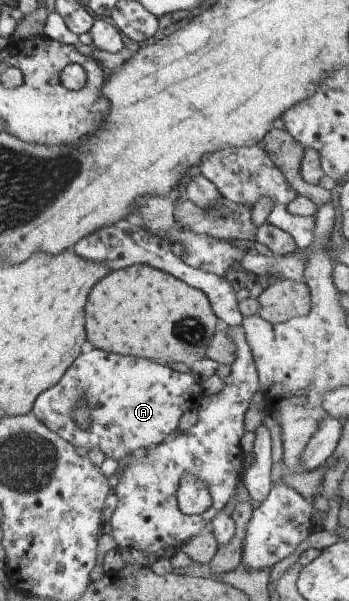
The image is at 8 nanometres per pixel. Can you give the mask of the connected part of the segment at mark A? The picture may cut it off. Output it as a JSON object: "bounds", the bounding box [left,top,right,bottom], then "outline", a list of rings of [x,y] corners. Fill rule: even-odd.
{"bounds":[31,348,203,461],"outline":[[[94,348],[88,353],[81,353],[77,356],[62,379],[35,399],[31,412],[50,431],[62,436],[73,446],[84,447],[88,451],[97,449],[102,451],[106,457],[120,461],[122,457],[130,455],[132,451],[136,451],[140,447],[152,449],[160,445],[174,429],[177,429],[183,413],[194,407],[198,408],[203,397],[200,380],[190,374],[178,373],[144,357],[123,356]],[[79,399],[84,399],[89,406],[91,420],[89,421],[90,426],[86,429],[81,428],[73,418],[75,415],[73,410],[77,407]]]}

